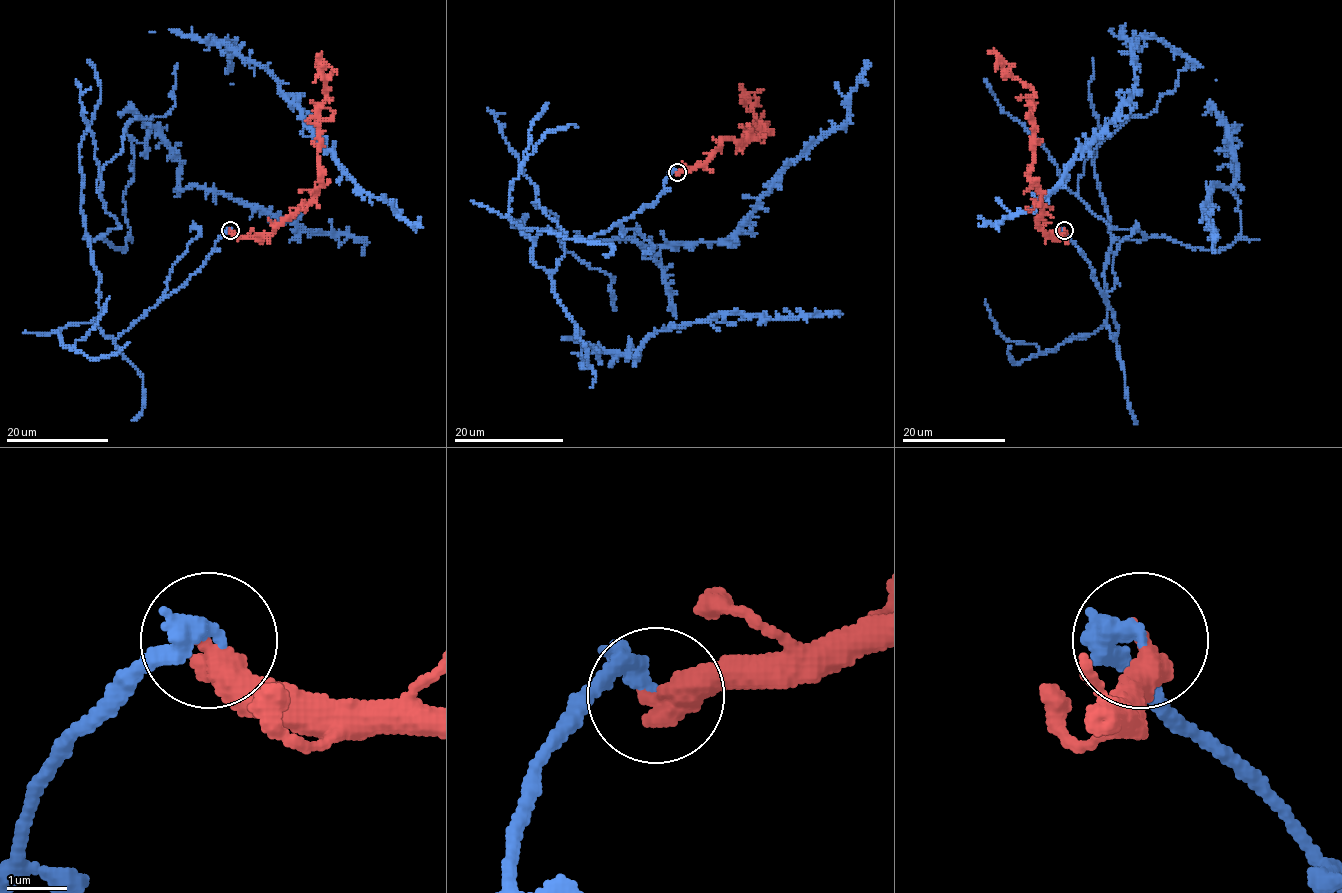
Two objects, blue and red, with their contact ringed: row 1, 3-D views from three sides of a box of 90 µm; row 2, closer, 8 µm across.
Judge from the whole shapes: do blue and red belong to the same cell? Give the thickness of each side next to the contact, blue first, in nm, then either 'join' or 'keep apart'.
calibres 400 and 500 nm; keep apart

